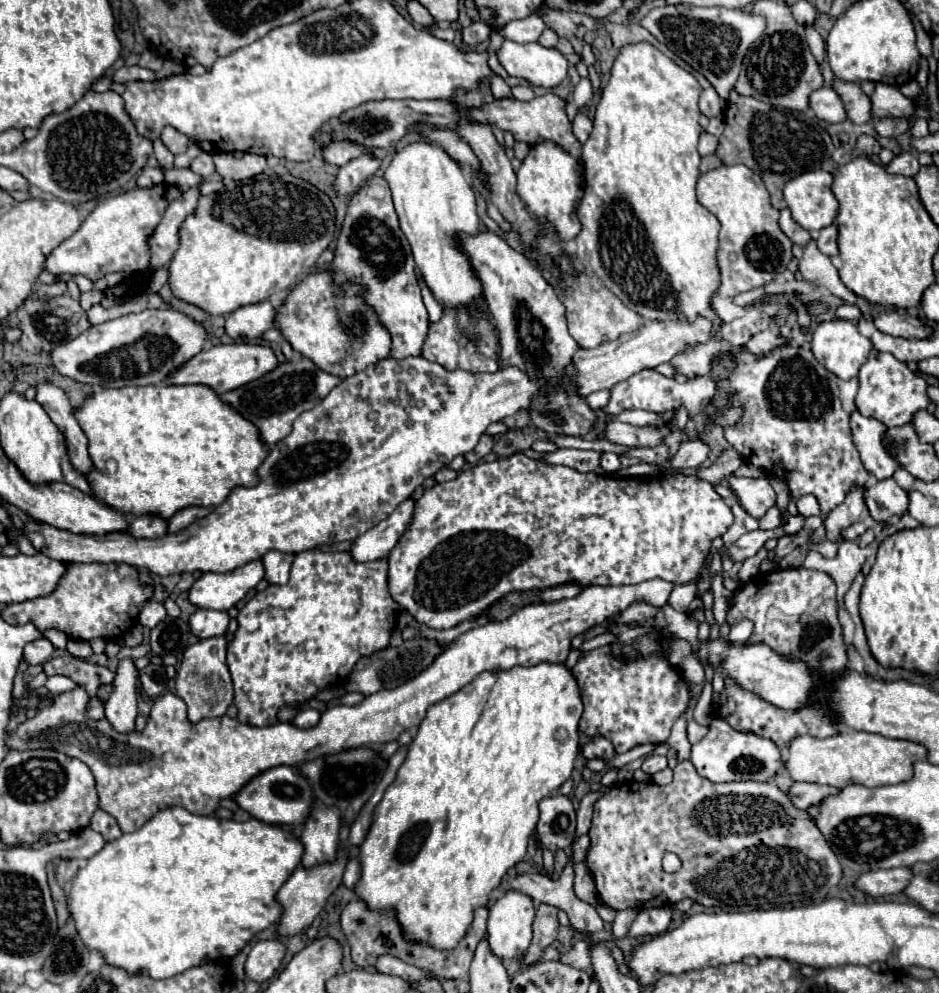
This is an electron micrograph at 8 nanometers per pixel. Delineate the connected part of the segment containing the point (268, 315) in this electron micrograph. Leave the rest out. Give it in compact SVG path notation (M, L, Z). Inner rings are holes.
M261 301L255 305L245 305L239 307L237 311L233 311L231 315L227 315L227 323L225 323L225 331L229 337L233 339L257 339L261 337L267 329L275 327L275 317L277 311L269 301Z

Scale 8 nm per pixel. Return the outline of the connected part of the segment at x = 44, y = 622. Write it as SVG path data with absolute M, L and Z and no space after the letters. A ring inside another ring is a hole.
M71 563L57 591L25 603L11 603L1 611L1 617L11 625L33 623L39 631L59 629L69 639L103 637L105 641L117 641L137 623L143 605L151 597L153 585L141 583L139 571L127 563Z

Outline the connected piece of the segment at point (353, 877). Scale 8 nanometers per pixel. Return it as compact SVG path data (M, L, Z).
M351 859L351 861L347 863L347 867L345 867L345 881L343 881L343 883L353 887L353 885L355 885L355 881L359 879L359 875L357 875L357 873L359 873L359 865L355 863L355 859Z

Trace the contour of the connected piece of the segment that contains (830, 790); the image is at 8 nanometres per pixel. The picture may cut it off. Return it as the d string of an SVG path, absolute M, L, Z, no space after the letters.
M793 783L787 791L789 801L797 807L797 809L809 809L815 803L821 803L821 799L825 799L827 795L837 793L835 787L829 785L817 785L817 783Z

